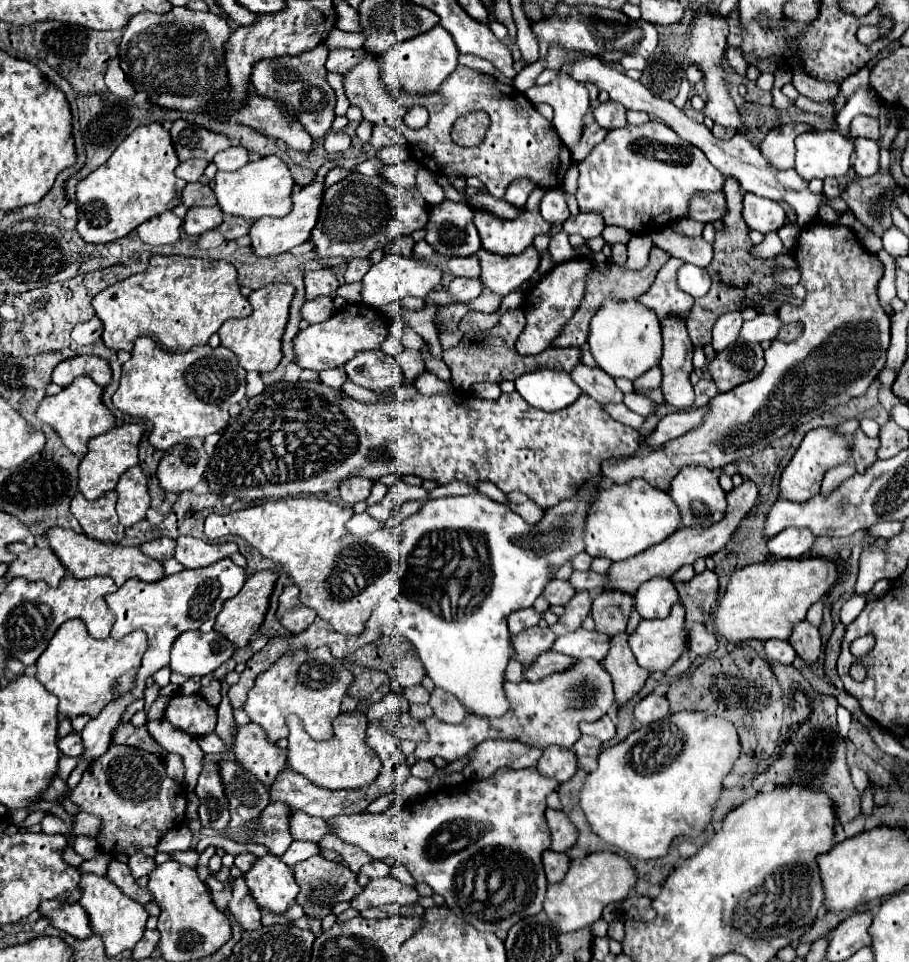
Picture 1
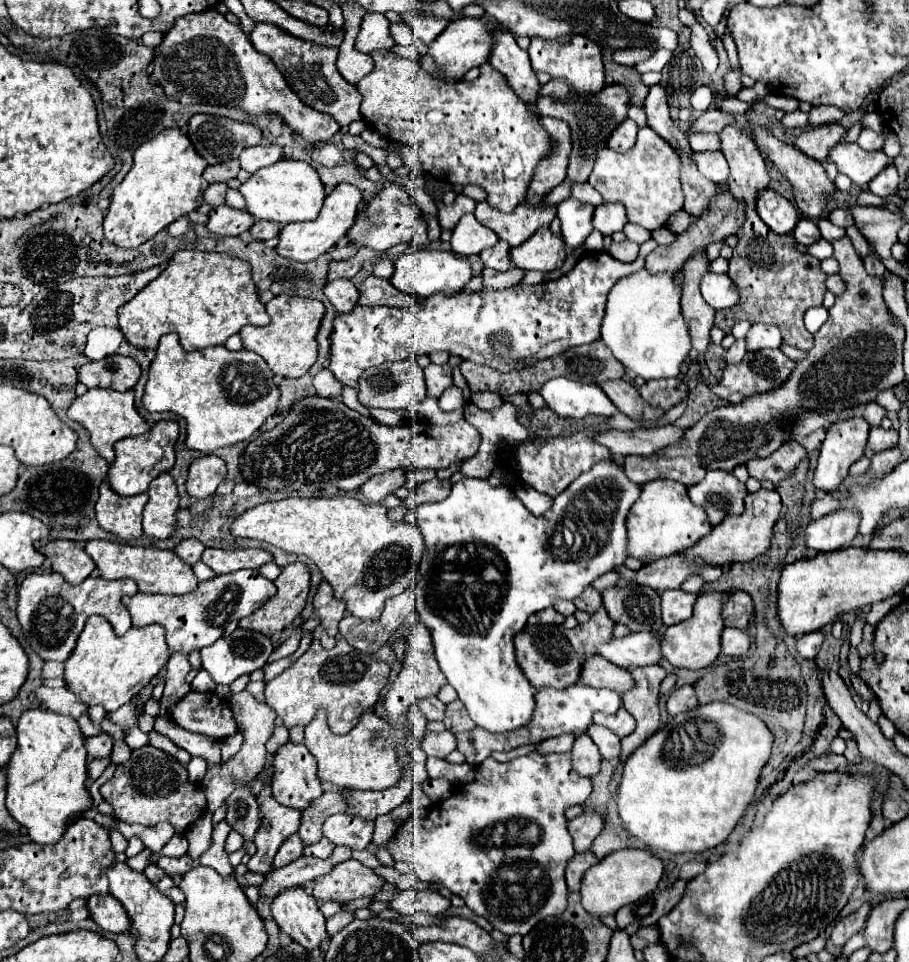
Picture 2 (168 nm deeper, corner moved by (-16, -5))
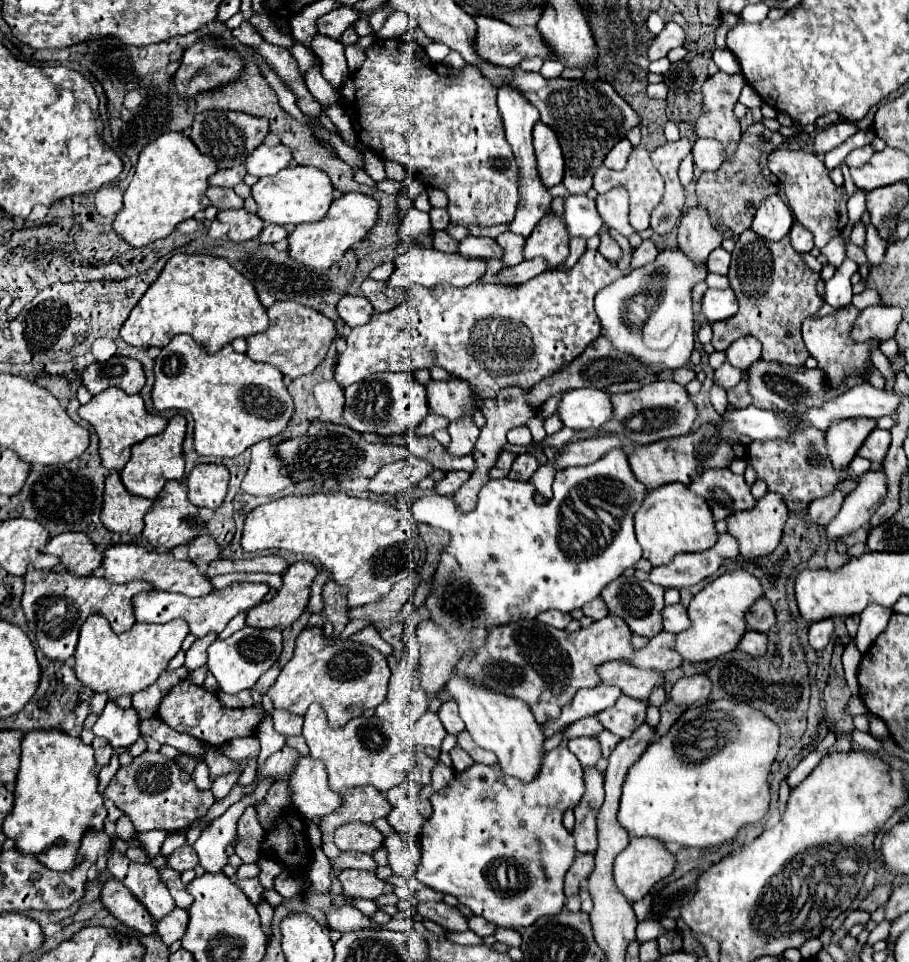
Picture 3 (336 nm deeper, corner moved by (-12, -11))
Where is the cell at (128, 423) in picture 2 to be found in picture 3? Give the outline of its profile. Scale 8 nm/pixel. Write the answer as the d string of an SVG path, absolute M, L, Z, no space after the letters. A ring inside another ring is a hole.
M108 388L102 394L96 394L88 404L80 406L80 416L96 428L96 434L100 438L100 458L104 468L116 472L120 472L130 460L130 450L134 444L142 442L148 436L160 434L168 424L166 418L150 414L146 410L140 394L130 396L120 388Z

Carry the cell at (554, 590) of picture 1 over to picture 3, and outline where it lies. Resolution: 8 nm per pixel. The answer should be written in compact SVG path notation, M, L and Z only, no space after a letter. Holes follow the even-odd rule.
M598 596L596 600L592 600L592 602L588 602L588 604L584 604L584 614L586 616L590 616L592 620L602 620L602 618L606 618L608 616L608 606L604 604L604 600Z

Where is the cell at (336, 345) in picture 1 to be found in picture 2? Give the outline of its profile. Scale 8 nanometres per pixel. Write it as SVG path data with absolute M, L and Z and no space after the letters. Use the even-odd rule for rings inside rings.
M648 240L640 246L640 256L636 262L624 264L616 258L612 258L608 252L586 252L576 262L576 266L560 276L558 280L536 284L536 286L512 286L508 290L480 290L466 294L464 290L448 296L448 298L428 298L416 302L412 308L398 310L388 306L356 306L352 312L336 314L334 316L334 332L330 336L330 366L328 370L334 374L334 378L348 386L358 386L360 374L370 368L378 366L388 360L404 360L416 354L430 354L434 350L444 350L448 354L462 356L464 360L480 362L486 366L492 366L500 372L508 372L520 366L530 366L536 360L544 360L550 356L556 356L564 352L566 348L590 344L596 338L600 338L600 324L604 318L606 308L606 296L614 288L614 284L620 278L632 276L636 270L644 268L646 256L656 250L656 240Z

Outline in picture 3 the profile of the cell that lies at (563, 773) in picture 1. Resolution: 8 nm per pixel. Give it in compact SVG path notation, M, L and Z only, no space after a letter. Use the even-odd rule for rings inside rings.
M592 736L572 738L572 740L568 740L568 748L570 748L570 752L574 752L578 756L582 766L592 766L602 756L600 742L598 742L598 738L592 738Z

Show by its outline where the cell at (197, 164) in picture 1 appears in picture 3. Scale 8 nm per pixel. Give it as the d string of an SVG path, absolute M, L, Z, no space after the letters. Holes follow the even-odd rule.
M234 166L228 170L218 170L208 182L210 186L222 186L222 188L234 188L236 184L240 184L246 176L246 166Z

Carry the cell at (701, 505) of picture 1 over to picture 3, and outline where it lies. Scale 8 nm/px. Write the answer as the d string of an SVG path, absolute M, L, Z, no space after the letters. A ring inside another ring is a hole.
M712 468L702 472L692 480L690 490L708 502L714 520L724 520L740 510L752 510L756 504L744 476L730 472L730 468Z

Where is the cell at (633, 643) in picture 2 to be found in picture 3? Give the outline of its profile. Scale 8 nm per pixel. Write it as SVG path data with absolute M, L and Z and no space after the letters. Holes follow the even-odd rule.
M660 632L650 640L646 648L638 650L634 658L630 658L628 662L634 664L636 668L652 668L658 672L674 670L682 664L680 654L674 650L674 642L676 642L676 634Z

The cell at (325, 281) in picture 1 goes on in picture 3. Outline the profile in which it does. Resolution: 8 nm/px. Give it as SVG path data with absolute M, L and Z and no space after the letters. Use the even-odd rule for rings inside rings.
M346 294L338 304L338 314L348 326L354 328L354 326L362 326L362 324L370 322L374 308L372 308L368 298Z

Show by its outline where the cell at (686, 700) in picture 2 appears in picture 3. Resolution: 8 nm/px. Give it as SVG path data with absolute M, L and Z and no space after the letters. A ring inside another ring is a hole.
M692 674L692 676L680 678L674 684L670 698L678 706L694 706L698 700L708 698L710 690L712 690L712 682L708 680L708 674Z

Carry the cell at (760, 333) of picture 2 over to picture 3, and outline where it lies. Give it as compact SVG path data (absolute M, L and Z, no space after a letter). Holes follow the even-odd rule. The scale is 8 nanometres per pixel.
M752 336L738 338L728 350L726 350L726 362L732 364L738 370L748 370L756 360L760 360L760 342Z

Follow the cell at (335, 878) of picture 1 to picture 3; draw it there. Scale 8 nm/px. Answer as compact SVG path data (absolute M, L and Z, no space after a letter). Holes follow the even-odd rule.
M344 870L340 872L340 882L342 882L342 888L348 896L360 896L360 898L378 898L382 894L388 894L388 892L394 892L392 884L384 882L384 880L378 880L374 872L362 872L362 870Z

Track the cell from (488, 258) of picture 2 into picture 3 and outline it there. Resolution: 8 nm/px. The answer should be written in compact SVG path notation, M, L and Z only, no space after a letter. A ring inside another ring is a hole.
M504 232L504 234L500 234L496 238L496 242L504 248L502 260L504 260L506 266L516 266L516 264L520 264L524 260L524 254L522 254L524 242L526 242L524 236L514 234L514 232Z

